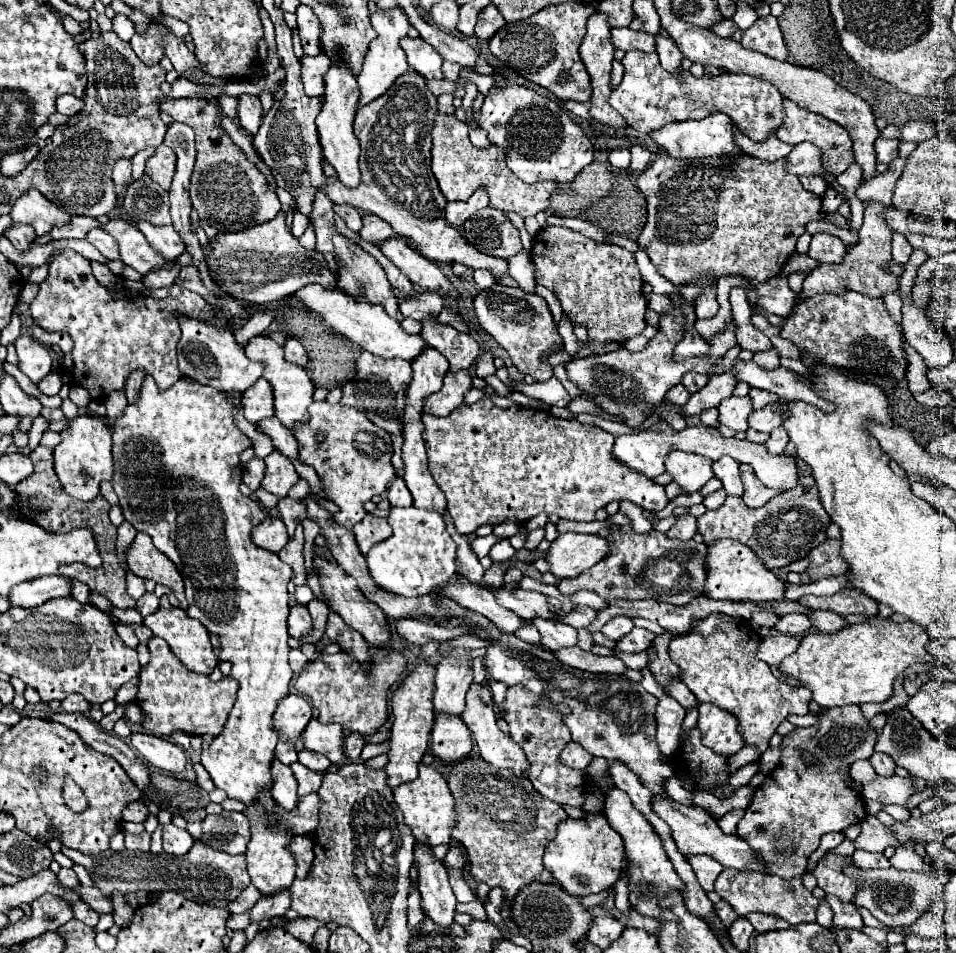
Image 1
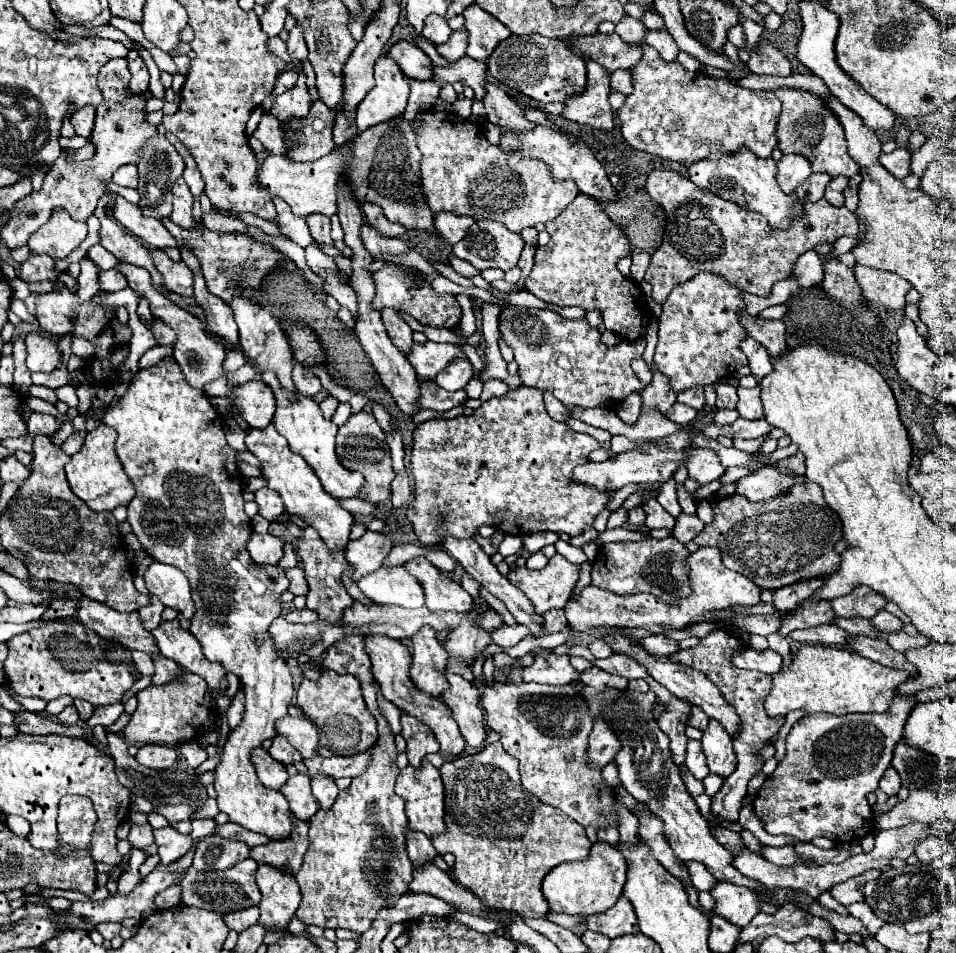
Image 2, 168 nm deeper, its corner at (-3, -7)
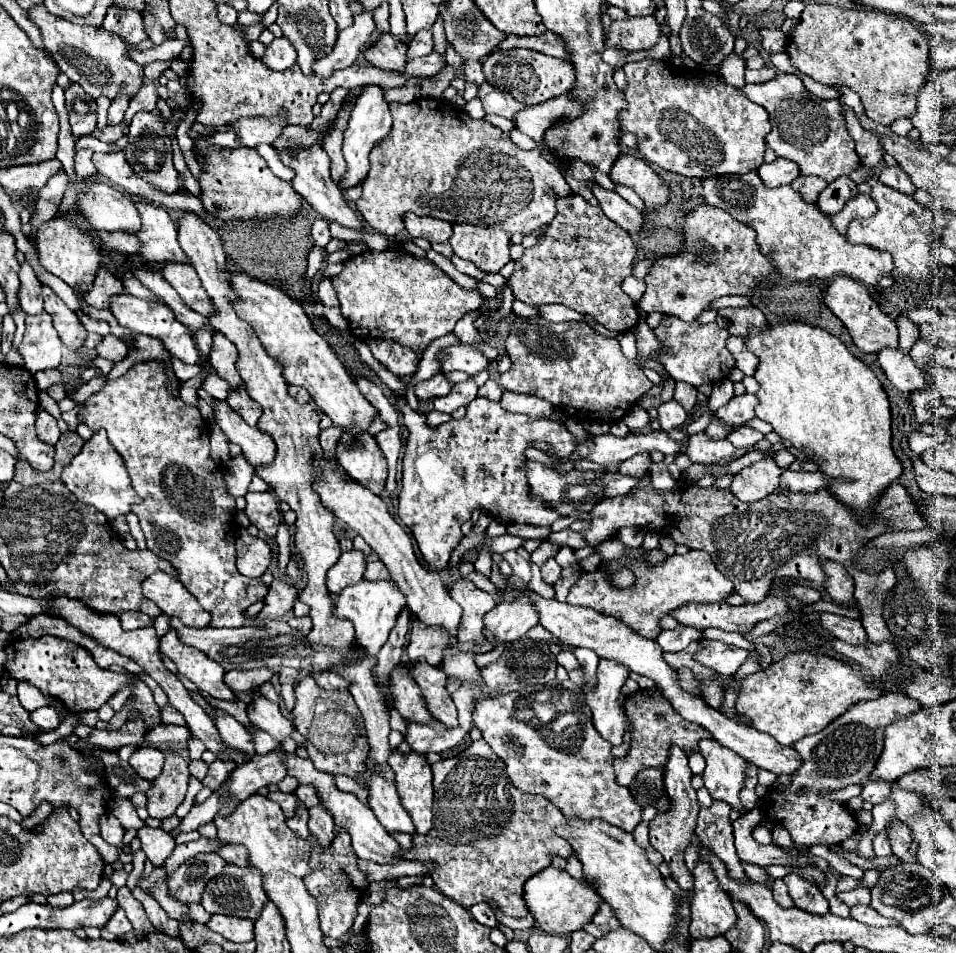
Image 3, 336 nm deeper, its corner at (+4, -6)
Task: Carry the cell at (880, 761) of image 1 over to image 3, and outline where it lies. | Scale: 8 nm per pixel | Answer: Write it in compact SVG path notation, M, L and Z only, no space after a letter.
M870 780L862 790L862 800L870 802L870 804L880 804L880 802L888 800L890 788L892 788L892 784L886 780L884 782L882 780Z

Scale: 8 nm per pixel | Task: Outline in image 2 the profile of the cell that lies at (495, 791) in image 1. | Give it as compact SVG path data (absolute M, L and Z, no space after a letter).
M501 743L485 745L475 755L463 755L453 761L443 763L439 769L445 783L445 833L431 837L431 843L437 853L455 855L453 879L477 895L485 907L515 911L521 917L545 917L549 905L541 893L543 877L565 861L583 861L589 855L591 841L585 835L585 829L569 819L559 809L541 803L535 795L523 791L517 771L517 759L513 759Z

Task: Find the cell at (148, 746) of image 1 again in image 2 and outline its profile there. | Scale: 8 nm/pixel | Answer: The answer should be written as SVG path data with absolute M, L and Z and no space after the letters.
M143 745L139 749L139 753L135 755L135 759L143 767L161 771L161 769L169 769L175 763L177 753L175 753L175 749L171 749L167 745Z

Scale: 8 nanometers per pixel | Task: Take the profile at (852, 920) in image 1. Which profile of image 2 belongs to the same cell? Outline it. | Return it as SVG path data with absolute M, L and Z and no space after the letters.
M853 903L853 905L849 905L847 909L849 909L849 913L851 913L853 917L857 917L871 933L877 933L879 927L885 925L885 921L879 919L879 917L871 911L871 907L869 907L867 903Z

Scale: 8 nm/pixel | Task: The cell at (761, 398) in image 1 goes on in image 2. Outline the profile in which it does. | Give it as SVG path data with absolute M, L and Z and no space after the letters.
M759 387L755 389L737 389L737 405L735 411L739 413L739 417L743 419L761 419L763 417L763 405L761 405L761 397L759 397Z

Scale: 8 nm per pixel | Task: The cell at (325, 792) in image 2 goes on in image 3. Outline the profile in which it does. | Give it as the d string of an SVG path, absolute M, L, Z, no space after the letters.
M322 800L310 808L308 830L312 836L318 838L322 846L328 846L330 838L334 838L334 816L330 814L330 810L324 806Z

